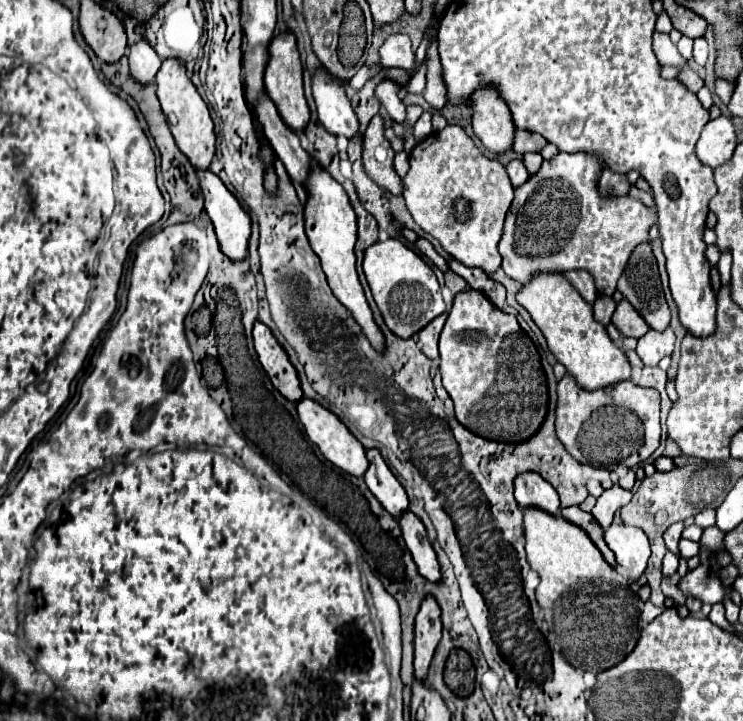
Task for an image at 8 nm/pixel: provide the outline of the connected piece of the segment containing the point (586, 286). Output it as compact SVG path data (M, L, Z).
M568 271L568 273L564 273L564 277L578 289L578 293L588 303L594 303L594 299L598 297L598 293L596 293L596 287L594 287L592 277L586 271Z

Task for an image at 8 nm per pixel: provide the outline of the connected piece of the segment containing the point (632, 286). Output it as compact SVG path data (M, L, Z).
M650 241L640 243L632 251L632 255L628 259L628 265L626 265L626 269L624 269L624 273L618 281L618 291L636 307L636 311L644 317L644 321L650 325L650 329L664 331L668 327L670 309L668 309L666 299L664 299L664 291L662 291L662 283L660 283L660 275L658 275L658 265L656 265Z

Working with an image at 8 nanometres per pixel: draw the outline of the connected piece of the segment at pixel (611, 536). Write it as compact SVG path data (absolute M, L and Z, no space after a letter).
M614 525L606 529L604 539L608 547L614 551L616 561L622 567L624 575L628 575L632 583L636 583L644 575L650 557L650 543L646 533L638 527Z

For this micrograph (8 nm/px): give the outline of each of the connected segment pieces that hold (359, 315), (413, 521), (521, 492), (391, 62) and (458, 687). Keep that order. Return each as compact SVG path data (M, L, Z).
M312 165L312 171L310 171L310 177L306 181L306 191L310 193L308 195L308 201L306 201L306 209L304 209L304 215L306 215L306 235L308 235L308 241L314 249L314 253L320 257L322 261L322 269L324 273L328 275L328 285L332 289L332 293L338 297L338 301L348 309L352 311L352 317L356 319L356 323L362 327L364 335L368 337L368 341L372 343L372 347L376 351L382 351L386 345L384 345L384 333L380 331L380 327L376 325L374 317L372 317L372 309L366 301L366 295L364 295L364 289L360 285L360 279L358 279L358 273L356 273L356 255L354 255L354 245L356 245L356 229L358 229L358 223L356 223L356 213L348 201L348 195L346 191L342 189L342 185L338 181L334 181L324 169L320 169L318 165Z
M406 511L406 515L402 515L402 519L398 519L406 547L410 549L414 563L418 565L418 573L422 577L426 577L428 581L440 581L440 567L436 561L436 553L426 537L426 529L422 525L422 521Z
M526 471L514 479L514 495L520 507L538 507L552 515L560 511L556 489L534 471Z
M390 35L380 47L380 65L410 71L414 67L414 53L410 49L410 39L406 35Z
M464 649L450 651L448 661L446 661L444 681L458 697L472 695L476 671L474 671L474 663L472 663L472 657L468 651L464 651Z

